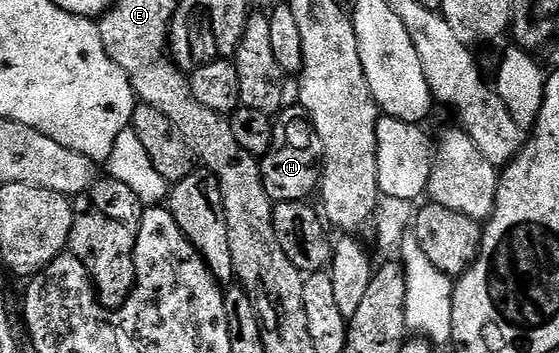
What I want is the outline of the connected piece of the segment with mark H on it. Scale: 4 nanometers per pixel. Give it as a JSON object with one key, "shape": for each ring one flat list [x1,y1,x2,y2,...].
{"shape":[[298,103,288,104,274,118,273,139,269,143,269,151,259,157,261,183,265,185,265,195,269,195,272,203,276,201,307,201,310,193,319,188,321,176,321,158,323,148,321,139,309,119,303,106]]}

